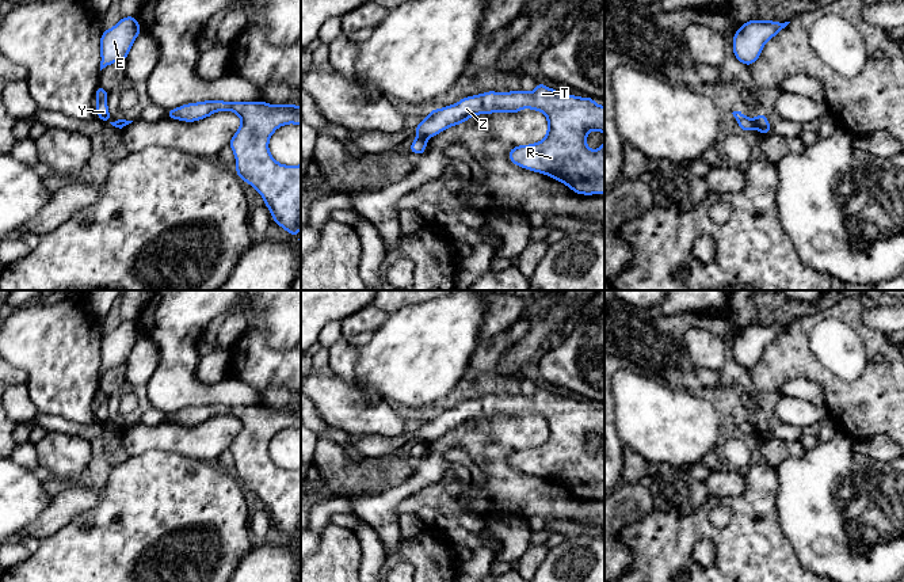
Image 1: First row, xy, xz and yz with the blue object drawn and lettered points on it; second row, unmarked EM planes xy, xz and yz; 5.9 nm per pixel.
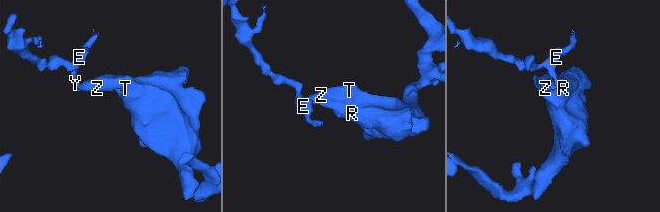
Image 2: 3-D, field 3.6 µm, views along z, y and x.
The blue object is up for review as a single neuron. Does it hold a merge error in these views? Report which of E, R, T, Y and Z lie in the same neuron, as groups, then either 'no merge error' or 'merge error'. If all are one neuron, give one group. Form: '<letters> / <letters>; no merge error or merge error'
E Y / R T Z; merge error

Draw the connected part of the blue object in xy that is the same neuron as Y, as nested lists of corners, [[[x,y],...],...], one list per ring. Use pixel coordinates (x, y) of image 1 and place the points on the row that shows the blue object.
[[[98,85],[96,92],[95,92],[95,98],[96,98],[95,109],[98,113],[98,118],[104,122],[110,122],[115,128],[119,128],[122,117],[118,118],[115,122],[110,121],[110,111],[107,107],[107,96],[108,96],[108,92],[103,87]]]

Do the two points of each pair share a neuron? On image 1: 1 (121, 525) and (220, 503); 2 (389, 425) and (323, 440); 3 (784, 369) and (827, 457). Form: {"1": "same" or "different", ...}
{"1": "same", "2": "different", "3": "different"}

